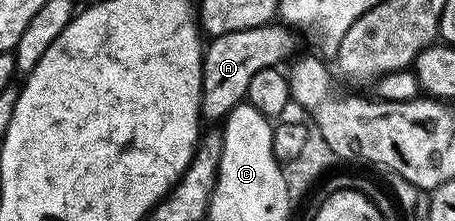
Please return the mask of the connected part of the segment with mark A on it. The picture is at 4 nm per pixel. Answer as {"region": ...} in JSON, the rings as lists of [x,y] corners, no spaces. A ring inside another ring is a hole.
{"region":[[[271,23],[213,38],[202,54],[202,121],[221,122],[247,100],[249,84],[258,71],[289,62],[296,53],[293,36],[285,24]]]}

